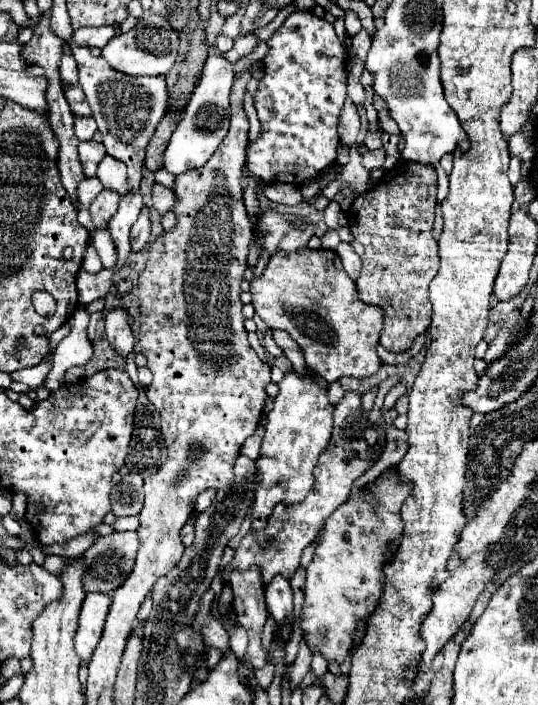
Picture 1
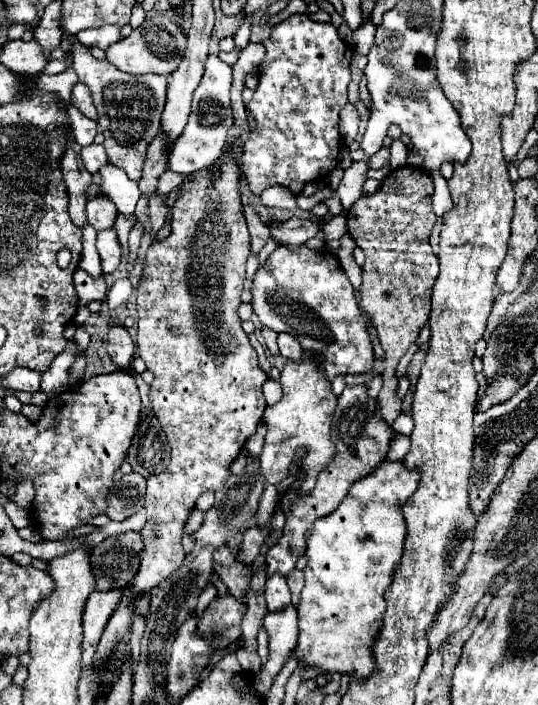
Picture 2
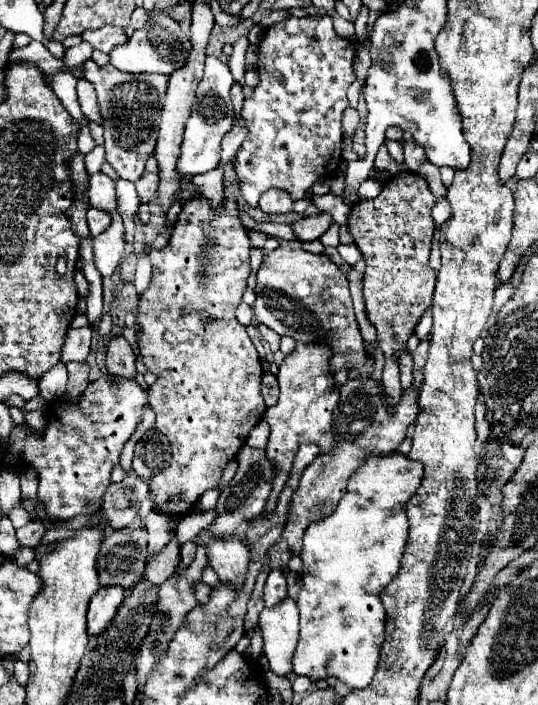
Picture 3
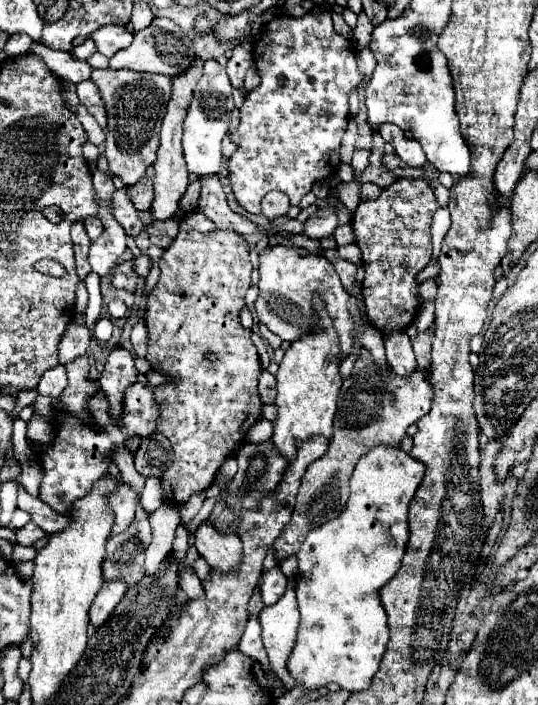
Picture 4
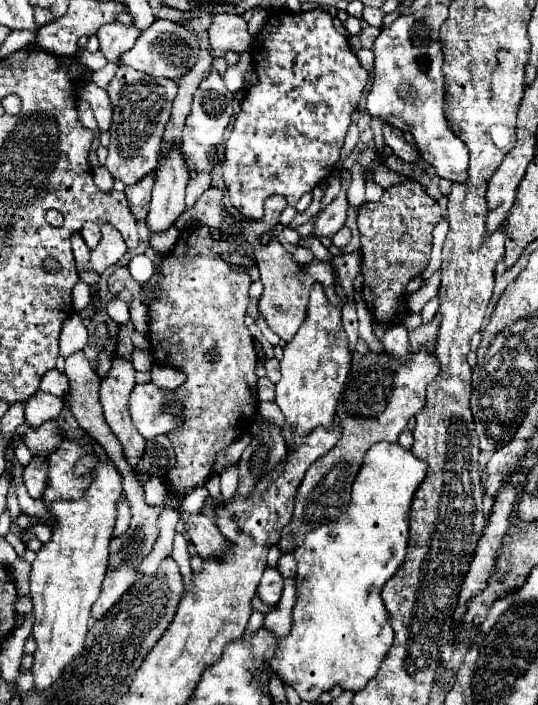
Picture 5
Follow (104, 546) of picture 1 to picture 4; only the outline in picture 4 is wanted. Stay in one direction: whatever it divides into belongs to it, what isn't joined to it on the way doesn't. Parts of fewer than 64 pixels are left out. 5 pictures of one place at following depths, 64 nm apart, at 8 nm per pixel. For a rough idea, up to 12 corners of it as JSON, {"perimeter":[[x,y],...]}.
{"perimeter":[[138,504],[136,522],[106,544],[104,580],[134,586],[144,576],[152,530]]}

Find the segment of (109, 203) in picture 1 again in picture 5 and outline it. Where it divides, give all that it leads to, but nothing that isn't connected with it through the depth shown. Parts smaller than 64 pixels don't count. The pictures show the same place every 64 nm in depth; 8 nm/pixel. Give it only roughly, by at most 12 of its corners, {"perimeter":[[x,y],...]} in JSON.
{"perimeter":[[86,222],[80,230],[90,250],[100,242],[100,226]]}

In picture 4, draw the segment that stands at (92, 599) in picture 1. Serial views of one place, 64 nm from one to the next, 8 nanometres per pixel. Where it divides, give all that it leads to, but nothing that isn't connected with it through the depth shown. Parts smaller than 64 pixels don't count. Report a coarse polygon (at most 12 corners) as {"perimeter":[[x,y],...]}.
{"perimeter":[[122,580],[102,584],[90,608],[92,626],[102,626],[128,586]]}

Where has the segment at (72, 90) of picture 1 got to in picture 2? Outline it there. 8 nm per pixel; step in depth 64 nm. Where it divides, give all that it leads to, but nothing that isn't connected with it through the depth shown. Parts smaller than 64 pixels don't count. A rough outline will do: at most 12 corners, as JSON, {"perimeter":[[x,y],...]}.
{"perimeter":[[78,82],[72,92],[72,104],[96,120],[96,108],[86,84]]}

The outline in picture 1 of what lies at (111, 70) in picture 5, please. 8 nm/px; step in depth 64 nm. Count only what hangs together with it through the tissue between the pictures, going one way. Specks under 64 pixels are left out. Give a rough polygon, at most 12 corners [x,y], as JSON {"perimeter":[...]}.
{"perimeter":[[146,16],[102,48],[128,76],[168,74],[180,52],[168,18]]}

